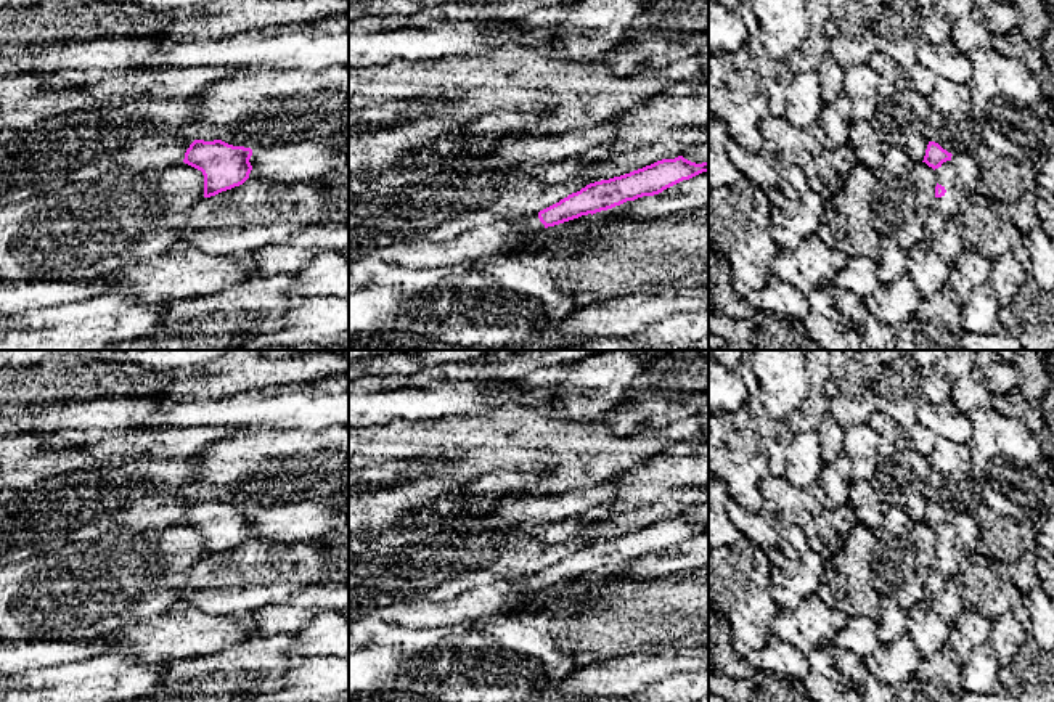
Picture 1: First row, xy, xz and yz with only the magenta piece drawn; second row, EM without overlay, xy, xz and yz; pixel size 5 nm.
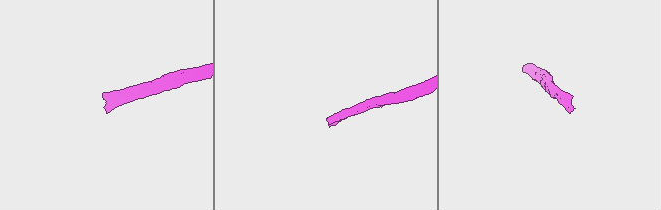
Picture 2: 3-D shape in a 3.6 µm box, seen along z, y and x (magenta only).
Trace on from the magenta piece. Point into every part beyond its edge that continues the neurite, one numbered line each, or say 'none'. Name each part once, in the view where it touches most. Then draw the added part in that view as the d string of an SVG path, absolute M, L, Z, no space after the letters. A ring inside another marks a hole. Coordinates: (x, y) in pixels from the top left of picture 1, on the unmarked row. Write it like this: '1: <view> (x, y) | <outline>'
1: yz (948, 564) | M953 520L943 522L938 529L935 529L935 533L937 543L946 549L942 557L935 559L935 569L945 577L953 577L961 567L961 554L954 546L956 529Z

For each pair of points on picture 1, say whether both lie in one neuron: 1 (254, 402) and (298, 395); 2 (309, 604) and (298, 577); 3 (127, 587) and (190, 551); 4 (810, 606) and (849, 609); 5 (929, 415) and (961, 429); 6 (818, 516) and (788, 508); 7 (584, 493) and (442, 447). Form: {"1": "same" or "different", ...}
{"1": "same", "2": "different", "3": "same", "4": "different", "5": "same", "6": "same", "7": "different"}

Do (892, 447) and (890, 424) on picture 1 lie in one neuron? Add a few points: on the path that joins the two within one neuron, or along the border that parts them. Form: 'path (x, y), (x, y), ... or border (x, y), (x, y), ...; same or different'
path (890, 442), (890, 429); same

